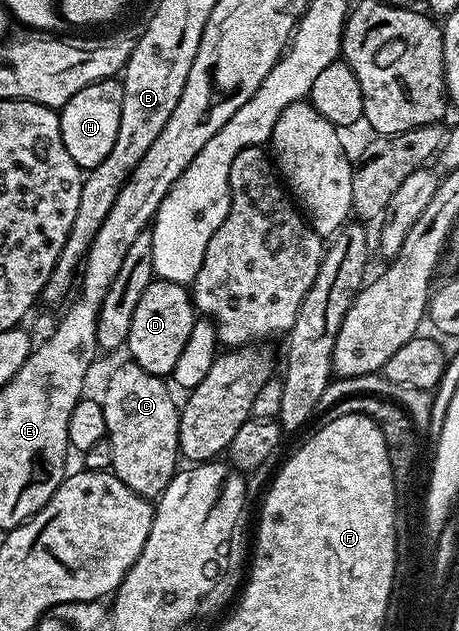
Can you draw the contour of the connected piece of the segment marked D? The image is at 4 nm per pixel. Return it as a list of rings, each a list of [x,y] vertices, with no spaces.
[[[152,279],[145,294],[141,294],[141,302],[137,302],[137,310],[133,310],[133,322],[125,345],[126,351],[131,351],[130,359],[149,370],[149,374],[170,377],[181,350],[185,350],[185,342],[189,342],[189,330],[193,330],[196,319],[195,302],[184,285]]]

